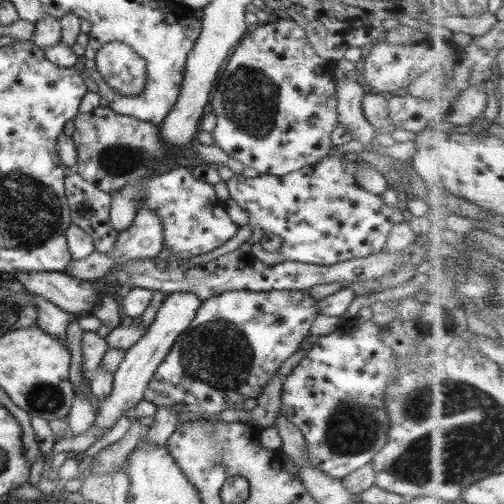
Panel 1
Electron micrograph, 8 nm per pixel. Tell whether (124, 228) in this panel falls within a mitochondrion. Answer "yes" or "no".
no

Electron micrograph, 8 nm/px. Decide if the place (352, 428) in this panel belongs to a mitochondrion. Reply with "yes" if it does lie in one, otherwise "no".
yes

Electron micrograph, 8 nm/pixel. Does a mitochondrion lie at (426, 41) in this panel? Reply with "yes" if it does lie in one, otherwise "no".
no

